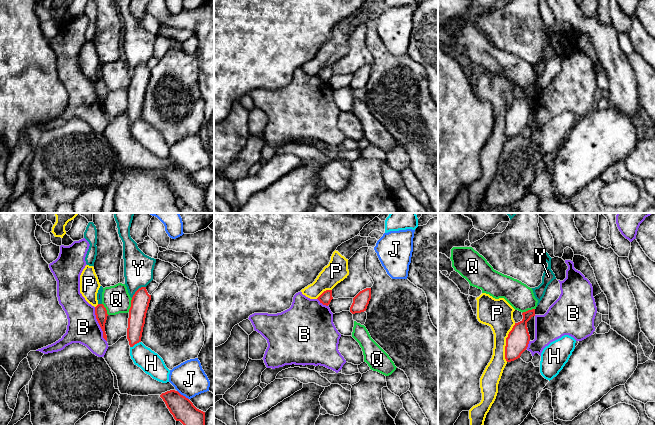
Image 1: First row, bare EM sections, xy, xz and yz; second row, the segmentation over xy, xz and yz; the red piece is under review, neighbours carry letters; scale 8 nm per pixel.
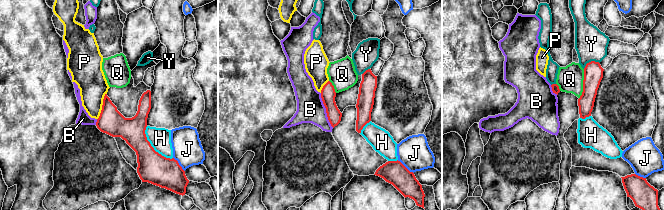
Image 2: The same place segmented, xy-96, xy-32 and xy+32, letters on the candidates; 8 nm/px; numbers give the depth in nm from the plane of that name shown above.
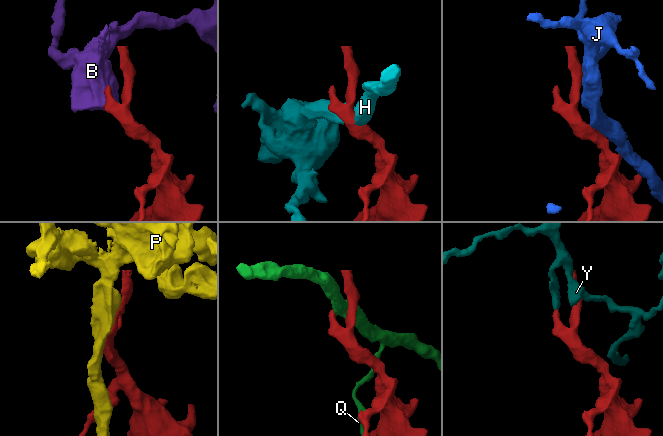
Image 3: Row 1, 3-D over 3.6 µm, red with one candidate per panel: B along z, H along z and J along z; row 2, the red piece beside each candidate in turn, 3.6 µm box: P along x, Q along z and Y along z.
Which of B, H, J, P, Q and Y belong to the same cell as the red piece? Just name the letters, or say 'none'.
none

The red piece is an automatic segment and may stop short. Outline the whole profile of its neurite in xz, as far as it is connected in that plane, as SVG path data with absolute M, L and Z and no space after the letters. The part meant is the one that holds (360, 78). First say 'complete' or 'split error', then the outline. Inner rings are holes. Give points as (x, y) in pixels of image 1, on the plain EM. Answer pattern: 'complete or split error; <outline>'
complete; M366 64L360 67L354 74L350 83L352 90L366 87L369 77L371 75L371 64Z

